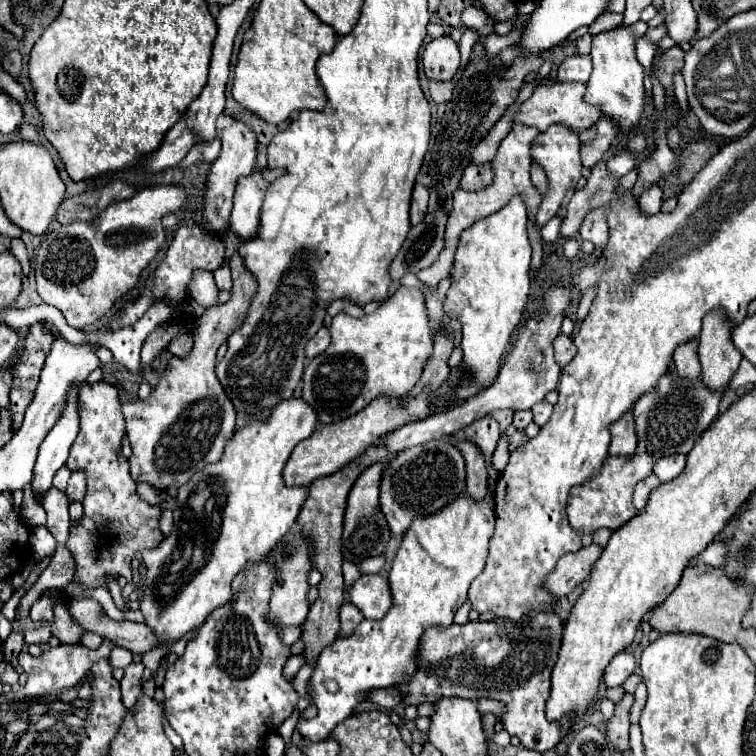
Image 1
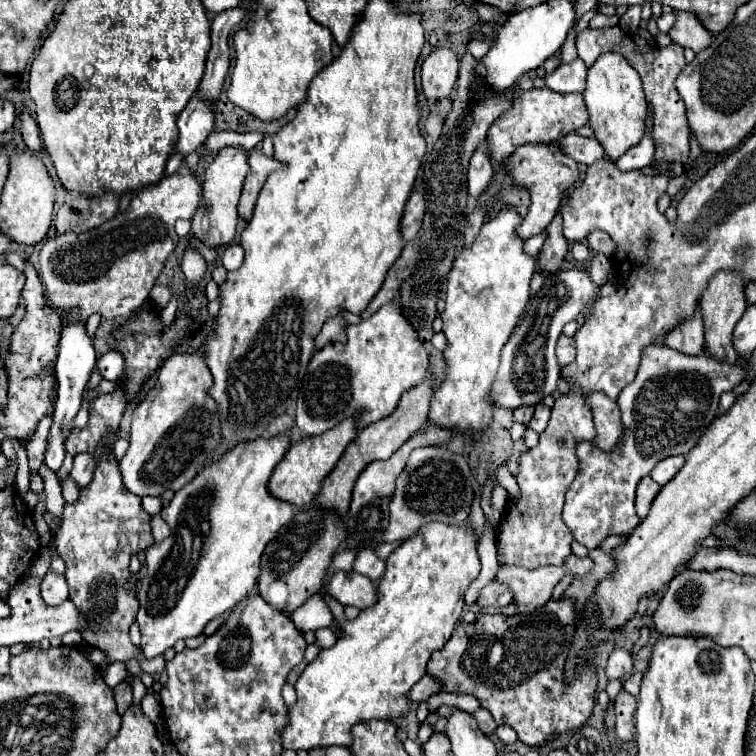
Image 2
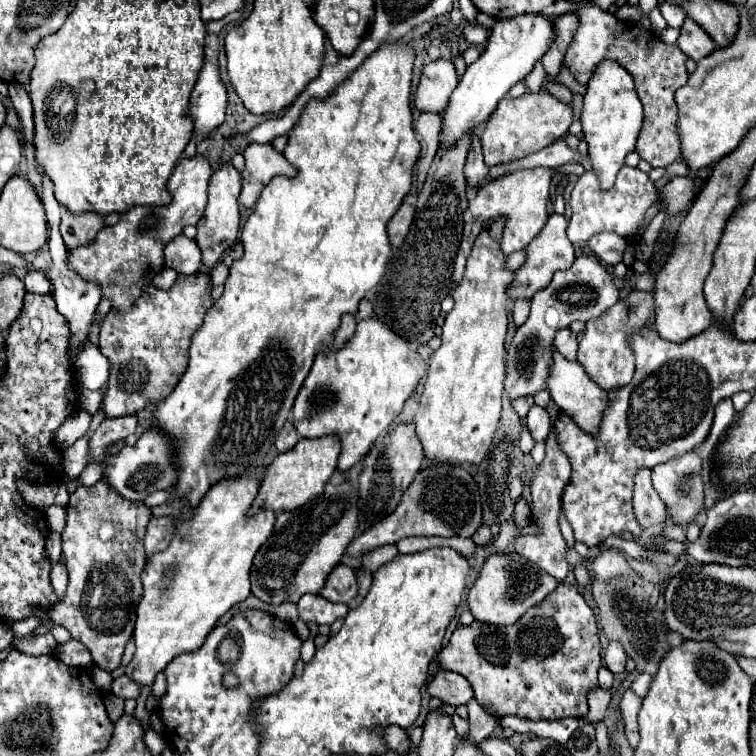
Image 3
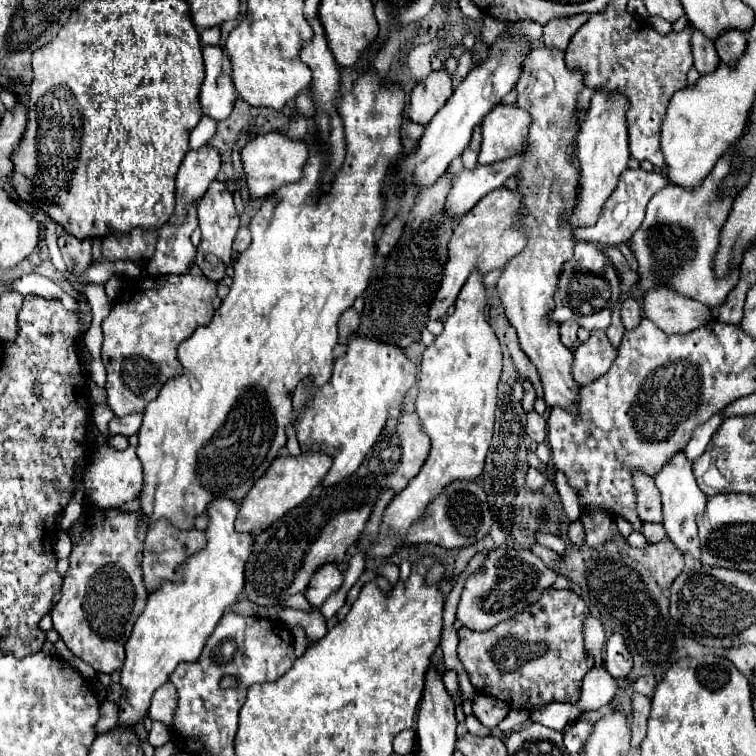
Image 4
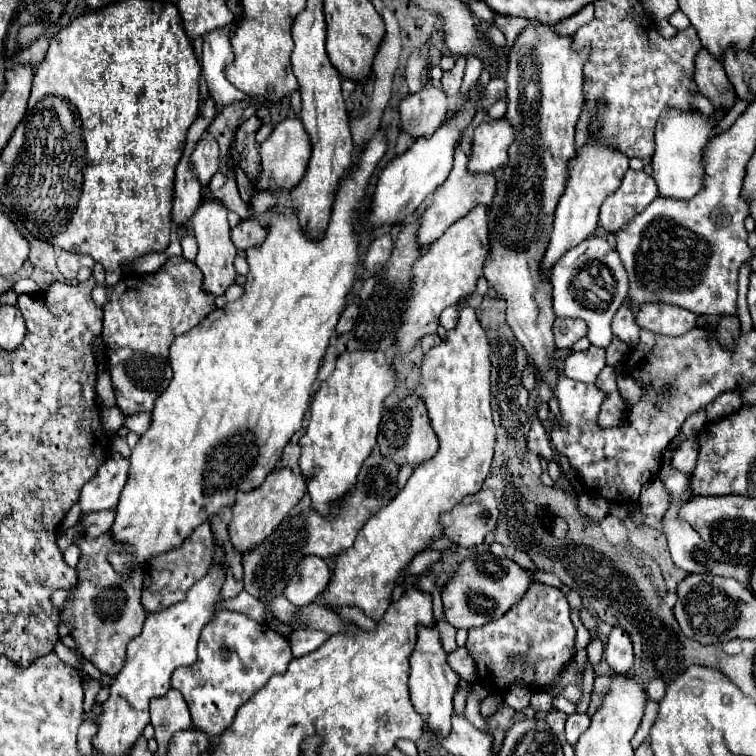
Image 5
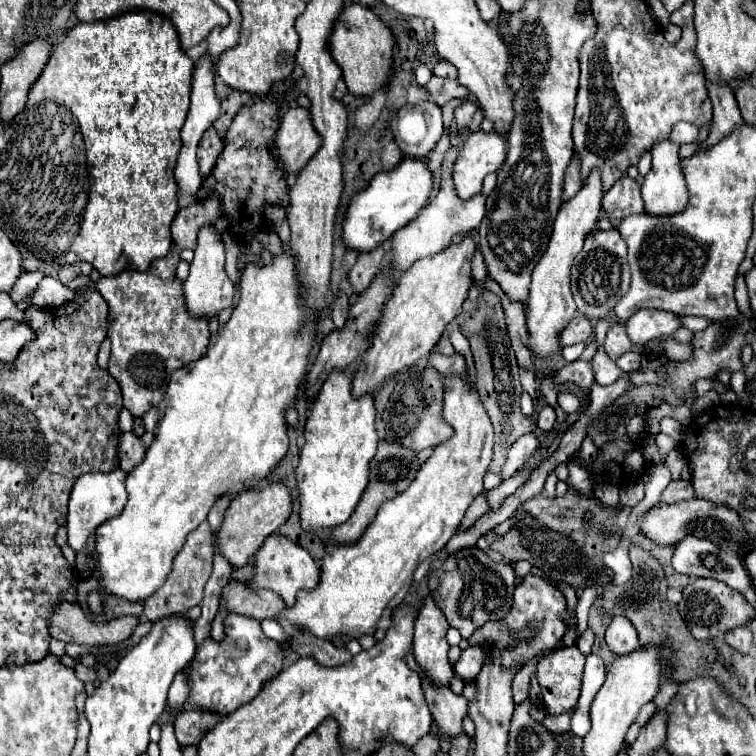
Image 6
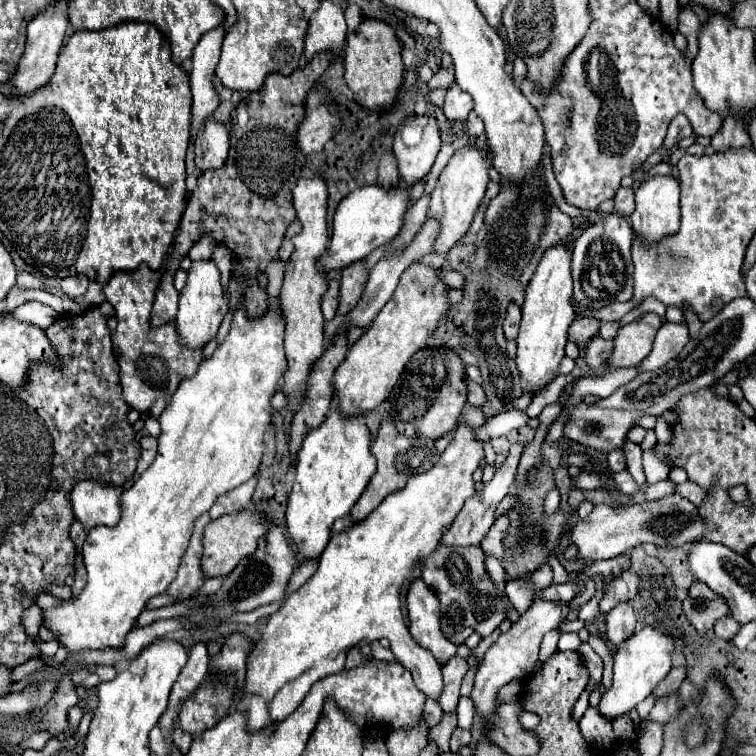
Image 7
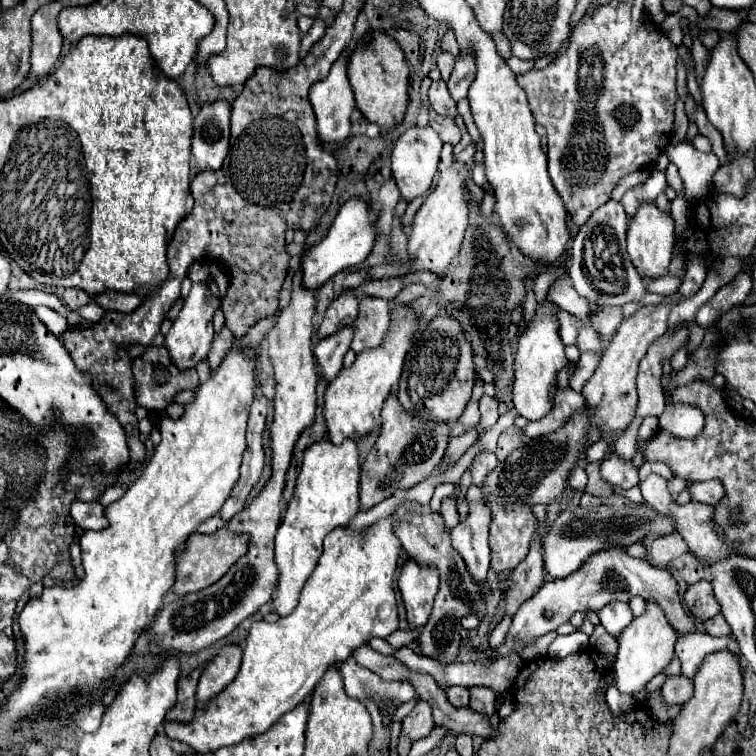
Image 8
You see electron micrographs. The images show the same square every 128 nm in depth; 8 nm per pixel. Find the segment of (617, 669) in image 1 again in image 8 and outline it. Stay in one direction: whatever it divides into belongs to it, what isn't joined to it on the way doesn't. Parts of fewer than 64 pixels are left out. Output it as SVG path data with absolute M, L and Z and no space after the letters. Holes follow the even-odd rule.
M612 602L612 604L606 604L602 610L598 610L598 618L610 636L620 636L634 616L628 604Z

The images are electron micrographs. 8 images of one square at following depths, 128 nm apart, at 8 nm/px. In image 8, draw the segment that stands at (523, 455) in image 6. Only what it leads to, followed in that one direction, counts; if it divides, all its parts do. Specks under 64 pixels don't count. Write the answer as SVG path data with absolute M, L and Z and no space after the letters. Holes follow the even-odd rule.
M470 486L466 496L470 502L470 516L452 530L452 548L464 558L468 572L472 572L472 578L476 578L480 586L490 568L488 528L492 514L478 486Z

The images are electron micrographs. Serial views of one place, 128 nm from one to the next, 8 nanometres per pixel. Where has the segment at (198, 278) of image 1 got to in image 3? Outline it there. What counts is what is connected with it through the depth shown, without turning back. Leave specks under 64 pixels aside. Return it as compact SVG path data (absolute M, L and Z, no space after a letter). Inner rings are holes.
M184 234L170 240L164 248L164 266L176 270L178 274L196 274L202 266L202 254L200 248L194 244L194 240L186 238Z

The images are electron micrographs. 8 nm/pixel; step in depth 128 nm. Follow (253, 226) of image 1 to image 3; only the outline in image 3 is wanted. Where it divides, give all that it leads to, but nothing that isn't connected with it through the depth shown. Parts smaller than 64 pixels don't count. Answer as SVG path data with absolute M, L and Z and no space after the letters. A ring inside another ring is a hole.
M248 144L242 154L246 158L246 170L238 200L246 208L256 204L260 192L274 176L296 176L296 168L272 144Z

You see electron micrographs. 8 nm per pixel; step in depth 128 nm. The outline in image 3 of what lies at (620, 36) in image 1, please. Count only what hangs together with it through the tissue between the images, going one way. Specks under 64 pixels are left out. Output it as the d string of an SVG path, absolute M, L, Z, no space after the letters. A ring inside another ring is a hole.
M604 60L594 74L596 76L592 76L592 80L588 82L588 92L584 96L580 122L584 140L588 142L588 156L592 162L592 170L596 172L602 188L608 190L614 184L618 170L624 166L626 154L632 152L636 146L644 112L638 94L634 90L632 76L620 64Z

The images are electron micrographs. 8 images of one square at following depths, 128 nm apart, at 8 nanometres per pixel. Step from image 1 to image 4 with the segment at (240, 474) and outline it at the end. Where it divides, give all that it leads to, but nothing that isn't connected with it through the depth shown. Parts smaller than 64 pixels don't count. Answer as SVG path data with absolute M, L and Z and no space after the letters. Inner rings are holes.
M214 500L208 508L208 544L182 566L184 582L164 582L160 590L148 596L146 610L138 616L134 632L126 642L126 662L120 670L120 686L124 692L118 700L120 728L134 728L148 714L154 690L168 682L168 676L180 662L196 662L200 658L206 638L216 628L226 606L232 606L244 590L244 564L252 552L254 534L234 530L238 508L232 500Z

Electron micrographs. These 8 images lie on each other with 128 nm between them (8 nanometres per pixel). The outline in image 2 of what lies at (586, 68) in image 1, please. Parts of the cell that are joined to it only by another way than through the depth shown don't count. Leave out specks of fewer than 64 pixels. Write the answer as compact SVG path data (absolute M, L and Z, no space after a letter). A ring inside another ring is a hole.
M582 60L560 64L552 74L544 76L546 86L556 92L580 92L585 90L586 68Z

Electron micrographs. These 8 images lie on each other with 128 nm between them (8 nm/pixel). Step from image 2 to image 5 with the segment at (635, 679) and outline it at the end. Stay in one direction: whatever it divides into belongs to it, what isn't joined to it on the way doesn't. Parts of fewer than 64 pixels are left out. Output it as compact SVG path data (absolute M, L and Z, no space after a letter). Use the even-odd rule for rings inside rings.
M652 680L648 686L646 686L646 692L648 692L648 698L654 700L654 702L660 702L664 698L664 692L666 692L666 682L664 680Z

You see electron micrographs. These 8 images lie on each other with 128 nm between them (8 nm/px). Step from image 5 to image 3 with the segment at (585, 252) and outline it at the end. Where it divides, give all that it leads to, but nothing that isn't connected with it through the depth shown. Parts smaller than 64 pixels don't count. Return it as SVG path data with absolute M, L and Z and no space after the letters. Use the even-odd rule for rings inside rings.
M578 254L574 264L568 270L558 270L550 282L548 288L540 290L532 298L530 316L524 326L520 326L508 346L506 352L506 392L510 400L536 394L540 390L546 390L548 382L548 364L552 362L552 342L554 334L560 328L568 328L574 320L588 322L590 318L600 318L616 300L620 298L618 288L612 282L612 270L602 266L600 260L592 254Z

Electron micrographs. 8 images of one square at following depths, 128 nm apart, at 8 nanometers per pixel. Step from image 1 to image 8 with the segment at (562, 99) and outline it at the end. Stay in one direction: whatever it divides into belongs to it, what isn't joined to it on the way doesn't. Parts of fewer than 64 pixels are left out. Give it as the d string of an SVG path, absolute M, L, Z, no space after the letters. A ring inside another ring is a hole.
M456 162L440 174L436 188L428 194L422 208L416 212L412 228L408 232L408 260L412 262L410 272L430 270L436 276L446 276L448 268L456 262L464 230L468 226L468 192L464 188L466 166Z

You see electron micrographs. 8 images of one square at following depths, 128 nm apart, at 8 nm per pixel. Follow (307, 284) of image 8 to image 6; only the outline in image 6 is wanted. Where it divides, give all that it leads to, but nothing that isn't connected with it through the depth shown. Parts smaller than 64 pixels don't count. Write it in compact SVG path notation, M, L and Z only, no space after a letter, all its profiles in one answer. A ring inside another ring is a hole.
M404 158L394 170L378 172L364 190L356 192L350 198L342 224L344 246L356 252L368 252L370 248L380 246L396 230L404 228L404 224L408 224L418 216L418 212L424 208L430 196L430 190L432 190L432 172L428 170L426 160Z

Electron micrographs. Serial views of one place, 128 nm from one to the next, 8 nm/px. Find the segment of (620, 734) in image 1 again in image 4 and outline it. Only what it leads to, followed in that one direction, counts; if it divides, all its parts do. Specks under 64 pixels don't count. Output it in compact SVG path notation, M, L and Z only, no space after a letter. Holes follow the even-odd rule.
M634 694L632 700L632 748L640 748L640 742L646 736L646 722L650 714L650 698Z

